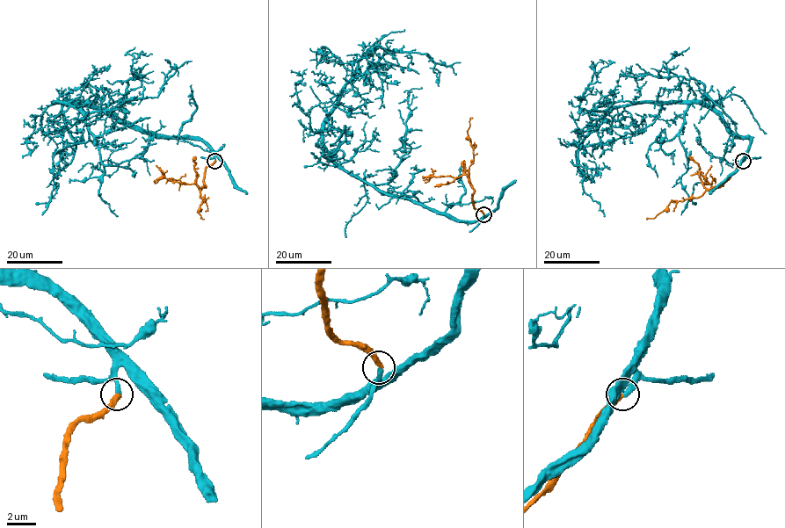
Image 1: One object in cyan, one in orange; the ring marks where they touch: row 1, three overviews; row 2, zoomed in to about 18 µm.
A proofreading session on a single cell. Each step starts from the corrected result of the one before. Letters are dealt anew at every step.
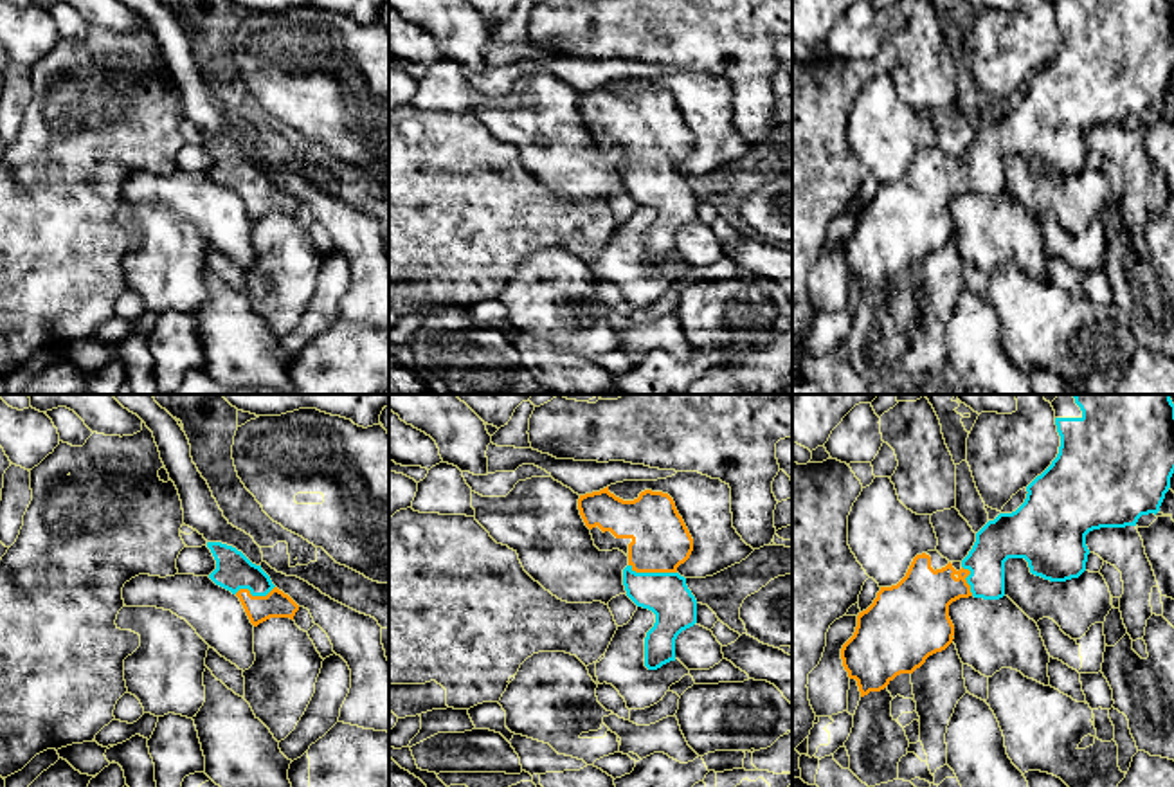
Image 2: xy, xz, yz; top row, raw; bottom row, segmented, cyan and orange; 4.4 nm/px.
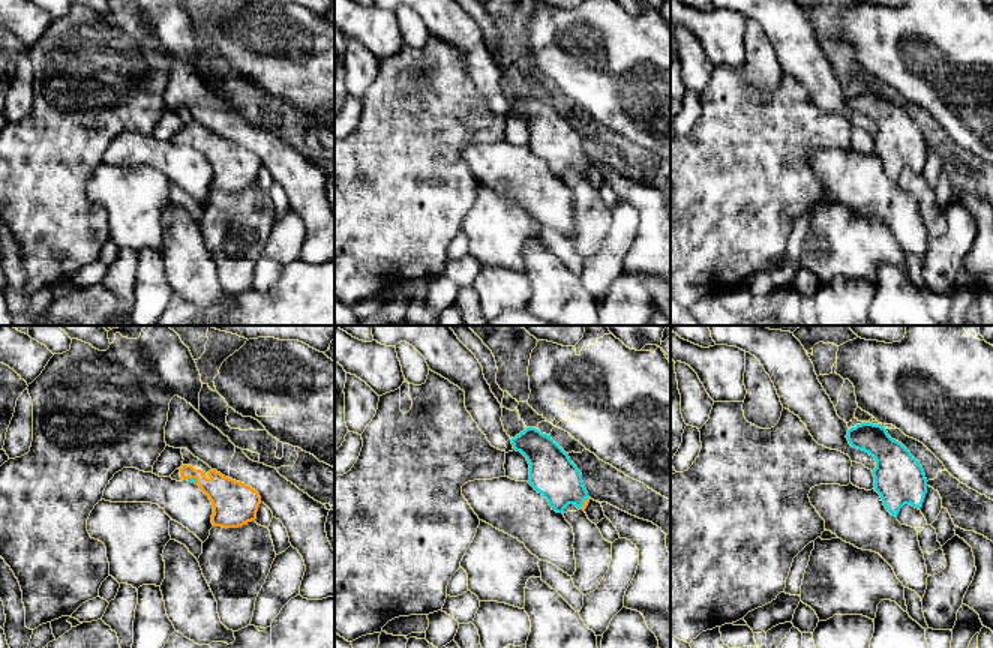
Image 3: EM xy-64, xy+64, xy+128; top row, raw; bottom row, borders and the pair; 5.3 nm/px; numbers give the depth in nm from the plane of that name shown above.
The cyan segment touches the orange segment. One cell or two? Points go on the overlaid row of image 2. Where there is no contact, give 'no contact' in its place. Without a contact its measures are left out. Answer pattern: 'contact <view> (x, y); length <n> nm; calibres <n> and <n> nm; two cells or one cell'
contact xz (652, 573); length 220 nm; calibres 200 and 260 nm; one cell

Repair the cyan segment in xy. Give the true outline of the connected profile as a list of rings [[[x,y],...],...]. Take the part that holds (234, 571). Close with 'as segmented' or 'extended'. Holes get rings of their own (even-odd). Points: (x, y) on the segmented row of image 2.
[[[207,542],[216,569],[209,578],[236,594],[254,627],[270,618],[294,620],[299,605],[279,591],[261,565],[252,564],[241,551],[221,542]]]; extended

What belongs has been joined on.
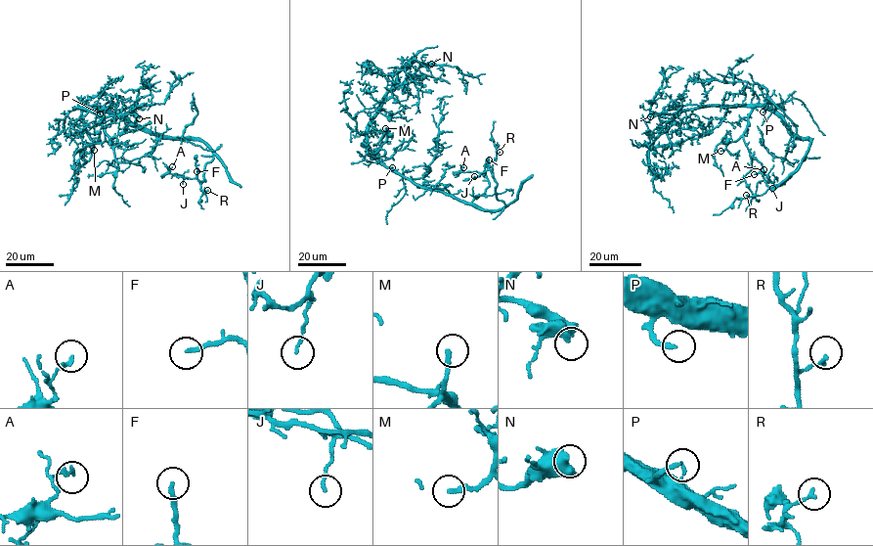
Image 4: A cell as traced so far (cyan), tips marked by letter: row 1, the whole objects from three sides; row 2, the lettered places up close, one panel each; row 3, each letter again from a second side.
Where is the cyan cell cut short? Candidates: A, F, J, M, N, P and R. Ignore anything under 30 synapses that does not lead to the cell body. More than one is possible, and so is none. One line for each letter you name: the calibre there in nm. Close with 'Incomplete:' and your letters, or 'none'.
M: 240 nm thick
N: 550 nm thick
P: 190 nm thick
Incomplete: M, N, P

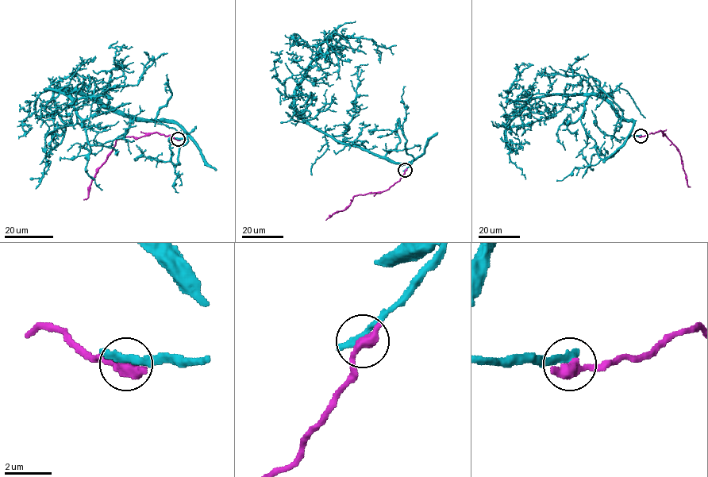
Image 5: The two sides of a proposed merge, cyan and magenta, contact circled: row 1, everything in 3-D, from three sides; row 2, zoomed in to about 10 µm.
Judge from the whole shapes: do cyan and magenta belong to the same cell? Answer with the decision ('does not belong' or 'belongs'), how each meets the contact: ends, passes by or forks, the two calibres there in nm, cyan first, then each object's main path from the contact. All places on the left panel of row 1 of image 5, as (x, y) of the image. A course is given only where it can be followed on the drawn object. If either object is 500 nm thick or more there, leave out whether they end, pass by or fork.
does not belong; calibres 360 and 550 nm; course cyan (178, 139), (187, 133), (175, 123), (47, 90), (82, 98), (136, 85), (149, 61), (144, 51); course magenta (178, 139), (157, 132), (139, 137), (118, 139), (91, 182), (88, 197), (83, 199)

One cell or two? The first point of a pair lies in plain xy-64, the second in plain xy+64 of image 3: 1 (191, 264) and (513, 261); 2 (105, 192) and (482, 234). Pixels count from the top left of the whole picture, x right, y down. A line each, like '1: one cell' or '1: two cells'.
1: two cells
2: one cell

